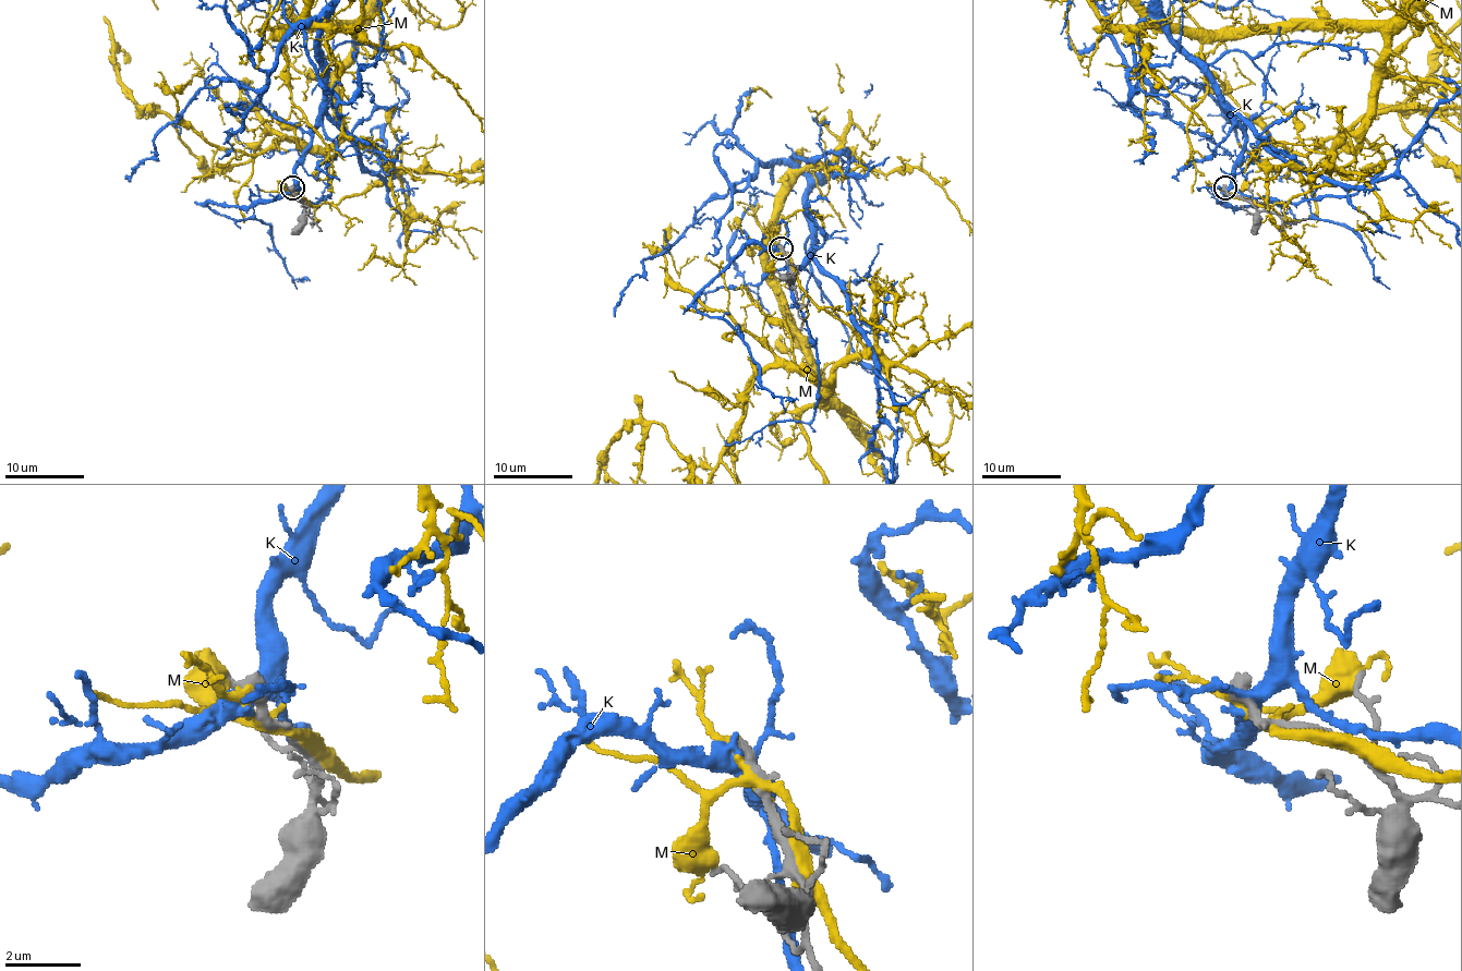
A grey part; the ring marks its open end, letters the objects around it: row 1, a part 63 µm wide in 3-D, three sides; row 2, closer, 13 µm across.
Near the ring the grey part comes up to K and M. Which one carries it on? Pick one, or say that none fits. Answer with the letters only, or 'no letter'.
no letter

